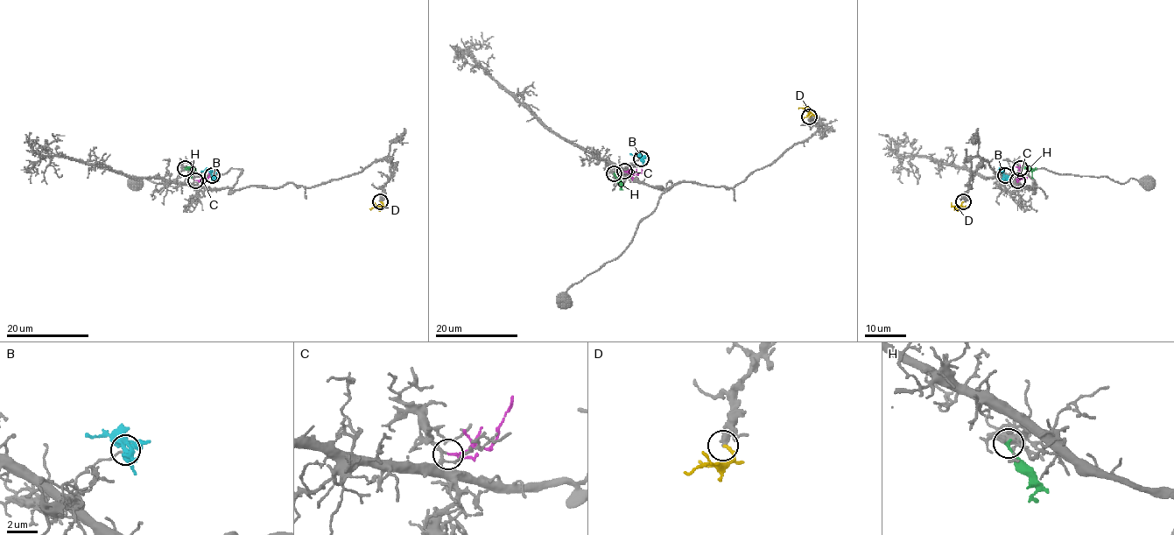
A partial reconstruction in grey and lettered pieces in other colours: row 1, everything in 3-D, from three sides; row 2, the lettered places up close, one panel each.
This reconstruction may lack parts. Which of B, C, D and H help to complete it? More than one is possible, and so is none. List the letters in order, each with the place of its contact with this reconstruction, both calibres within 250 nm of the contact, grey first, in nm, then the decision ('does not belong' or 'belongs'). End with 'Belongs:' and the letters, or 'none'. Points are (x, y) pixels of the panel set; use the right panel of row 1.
B: meets grey at (1005, 175); 150 nm thick on the grey side, 360 nm on the other; does not belong
C: meets grey at (1017, 180); 160 nm thick on the grey side, 190 nm on the other; belongs
D: meets grey at (963, 201); 400 nm thick on the grey side, 170 nm on the other; does not belong
H: meets grey at (1020, 168); 380 nm thick on the grey side, 240 nm on the other; does not belong
Belongs: C

